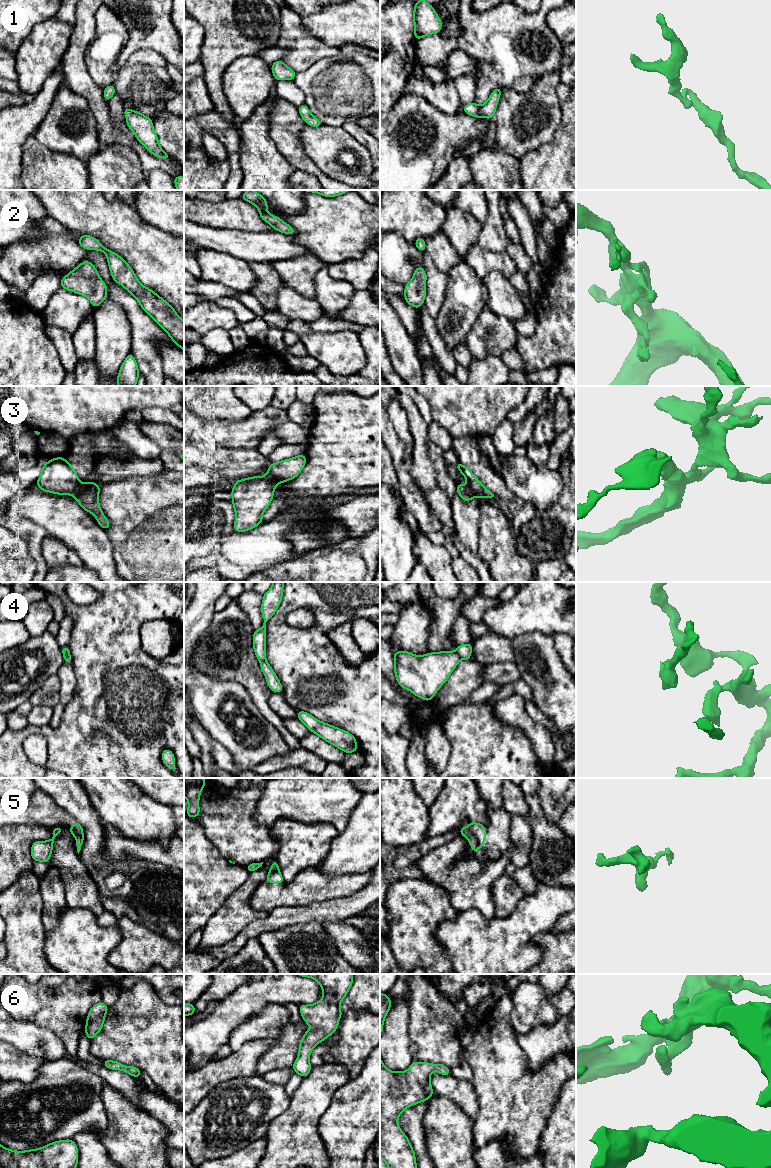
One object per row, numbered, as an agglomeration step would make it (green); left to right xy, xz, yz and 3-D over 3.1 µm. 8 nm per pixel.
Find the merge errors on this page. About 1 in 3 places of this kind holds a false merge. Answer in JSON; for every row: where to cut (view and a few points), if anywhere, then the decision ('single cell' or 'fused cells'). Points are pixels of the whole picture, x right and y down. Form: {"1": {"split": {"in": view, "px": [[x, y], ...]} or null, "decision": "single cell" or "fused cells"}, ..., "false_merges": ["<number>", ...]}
{"1": {"split": null, "decision": "single cell"}, "2": {"split": null, "decision": "single cell"}, "3": {"split": {"in": "xy", "px": [[81, 484], [73, 495]]}, "decision": "fused cells"}, "4": {"split": {"in": "yz", "px": [[456, 651], [460, 658]]}, "decision": "fused cells"}, "5": {"split": {"in": "yz", "px": [[467, 827], [479, 847]]}, "decision": "fused cells"}, "6": {"split": null, "decision": "single cell"}, "false_merges": ["3", "4", "5"]}

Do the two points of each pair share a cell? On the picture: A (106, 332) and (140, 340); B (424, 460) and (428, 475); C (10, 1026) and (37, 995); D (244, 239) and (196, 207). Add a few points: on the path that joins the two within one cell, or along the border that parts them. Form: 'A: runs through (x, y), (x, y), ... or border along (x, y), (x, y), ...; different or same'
A: border along (126, 315), (131, 329), (131, 352); different
B: runs through (424, 464), (424, 471); same
C: border along (10, 1015), (18, 1020), (25, 1020), (38, 1025); different
D: border along (203, 225), (235, 228), (249, 232); different

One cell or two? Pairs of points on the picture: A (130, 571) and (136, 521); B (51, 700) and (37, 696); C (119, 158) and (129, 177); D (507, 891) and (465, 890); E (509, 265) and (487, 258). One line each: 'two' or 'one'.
A: one
B: one
C: one
D: two
E: one

